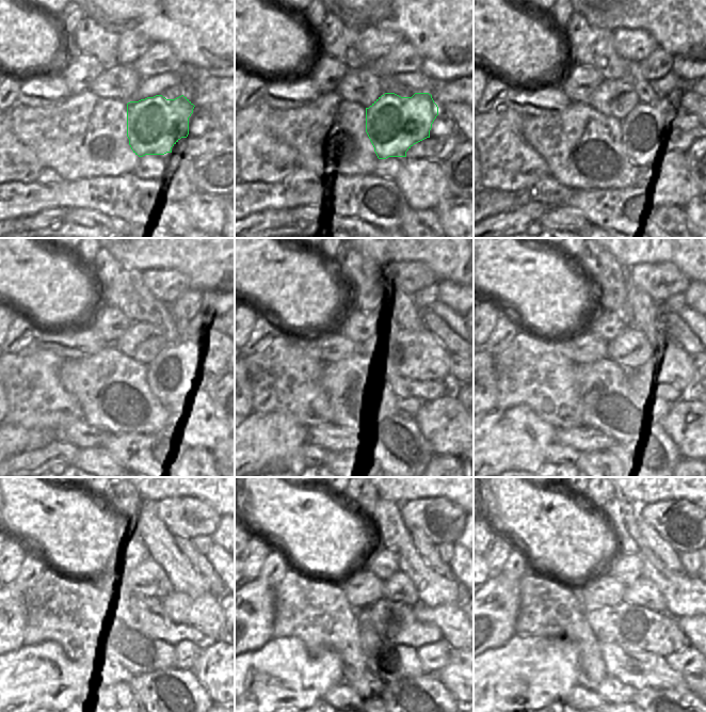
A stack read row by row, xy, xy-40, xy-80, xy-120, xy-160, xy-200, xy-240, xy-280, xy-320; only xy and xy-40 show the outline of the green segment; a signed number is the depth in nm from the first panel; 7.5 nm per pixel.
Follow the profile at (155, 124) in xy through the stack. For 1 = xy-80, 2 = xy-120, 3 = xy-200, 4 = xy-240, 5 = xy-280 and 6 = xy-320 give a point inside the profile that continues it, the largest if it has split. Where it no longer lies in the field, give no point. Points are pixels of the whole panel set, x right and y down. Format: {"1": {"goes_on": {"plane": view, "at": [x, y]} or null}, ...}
{"1": {"goes_on": {"plane": "xy-80", "at": [647, 124]}}, "2": {"goes_on": {"plane": "xy-120", "at": [183, 361]}}, "3": {"goes_on": {"plane": "xy-200", "at": [676, 367]}}, "4": {"goes_on": {"plane": "xy-240", "at": [205, 612]}}, "5": {"goes_on": {"plane": "xy-280", "at": [451, 620]}}, "6": {"goes_on": {"plane": "xy-320", "at": [690, 626]}}}

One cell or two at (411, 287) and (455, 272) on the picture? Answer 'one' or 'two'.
two

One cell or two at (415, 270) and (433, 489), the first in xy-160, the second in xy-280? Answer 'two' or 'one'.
two

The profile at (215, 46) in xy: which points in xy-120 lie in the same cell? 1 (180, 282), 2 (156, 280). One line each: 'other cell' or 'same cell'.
1: other cell
2: other cell

